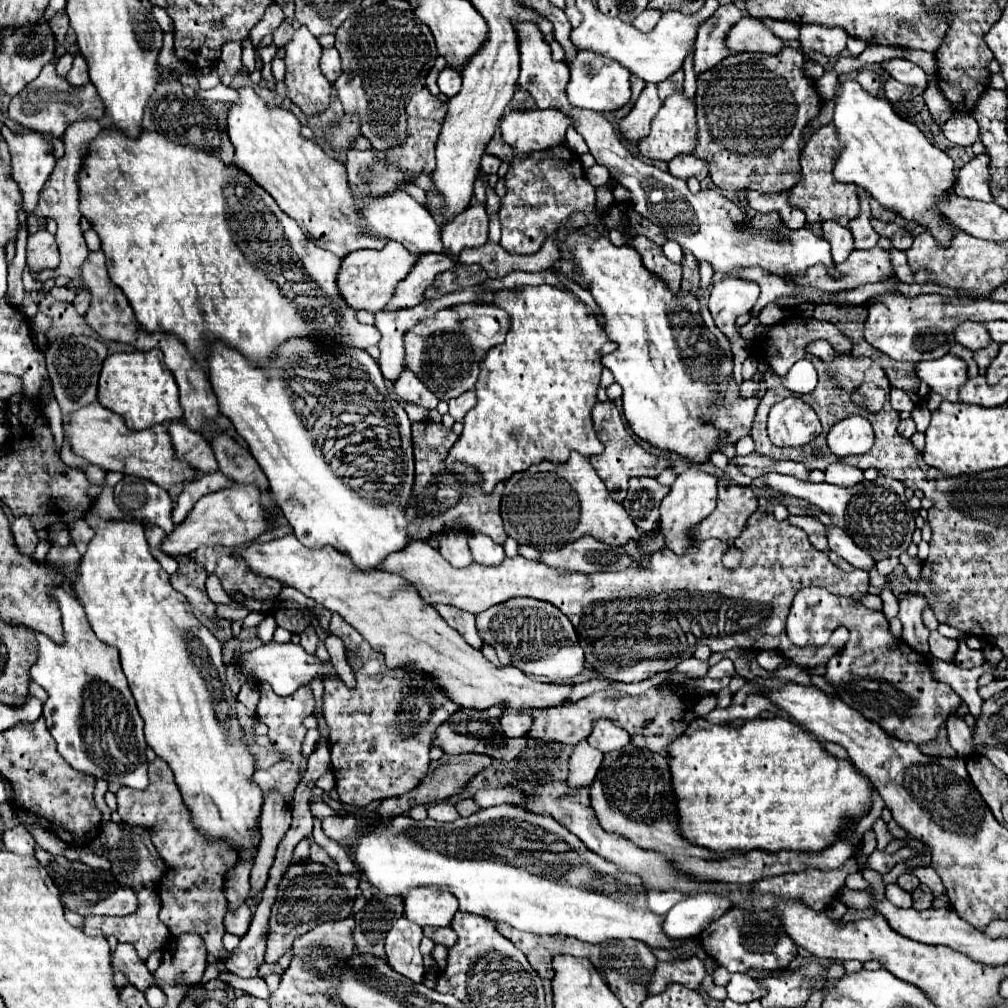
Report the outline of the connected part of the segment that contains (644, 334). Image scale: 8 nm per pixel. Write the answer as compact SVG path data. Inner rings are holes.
M589 214L589 220L597 224L599 240L583 234L581 228L567 234L561 244L561 256L571 256L579 266L579 276L591 284L591 294L599 308L605 312L605 330L611 340L619 346L615 352L603 356L603 366L607 366L615 382L623 388L623 412L631 430L651 446L659 450L669 450L679 454L691 464L703 464L713 452L719 452L719 444L737 444L741 438L751 434L751 424L759 406L759 398L741 398L739 384L733 378L733 362L727 358L723 348L717 344L717 338L705 326L699 314L697 296L679 290L671 292L667 284L651 274L635 248L631 246L613 246L607 230L603 230L599 218Z

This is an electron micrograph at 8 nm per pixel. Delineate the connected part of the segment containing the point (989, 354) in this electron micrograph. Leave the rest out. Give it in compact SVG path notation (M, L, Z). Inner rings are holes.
M991 342L987 348L977 350L977 352L973 354L973 360L975 360L977 366L979 366L979 374L985 374L985 372L987 372L987 368L989 368L989 364L991 364L991 360L995 358L997 352L999 352L999 344Z

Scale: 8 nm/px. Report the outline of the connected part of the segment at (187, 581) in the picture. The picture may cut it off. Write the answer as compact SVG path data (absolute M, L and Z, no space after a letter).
M197 562L179 564L177 572L171 574L169 578L171 578L173 588L179 590L181 594L185 594L185 598L189 600L199 622L203 626L207 626L215 638L219 638L221 642L227 642L229 638L233 638L231 622L217 616L217 606L209 600L209 596L205 592L207 572L203 570L203 566L199 566Z

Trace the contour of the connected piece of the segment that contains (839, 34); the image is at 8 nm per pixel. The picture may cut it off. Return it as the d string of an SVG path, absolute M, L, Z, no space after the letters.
M801 26L801 48L803 52L819 52L825 56L839 56L847 44L847 32L839 28L823 28L823 26Z

